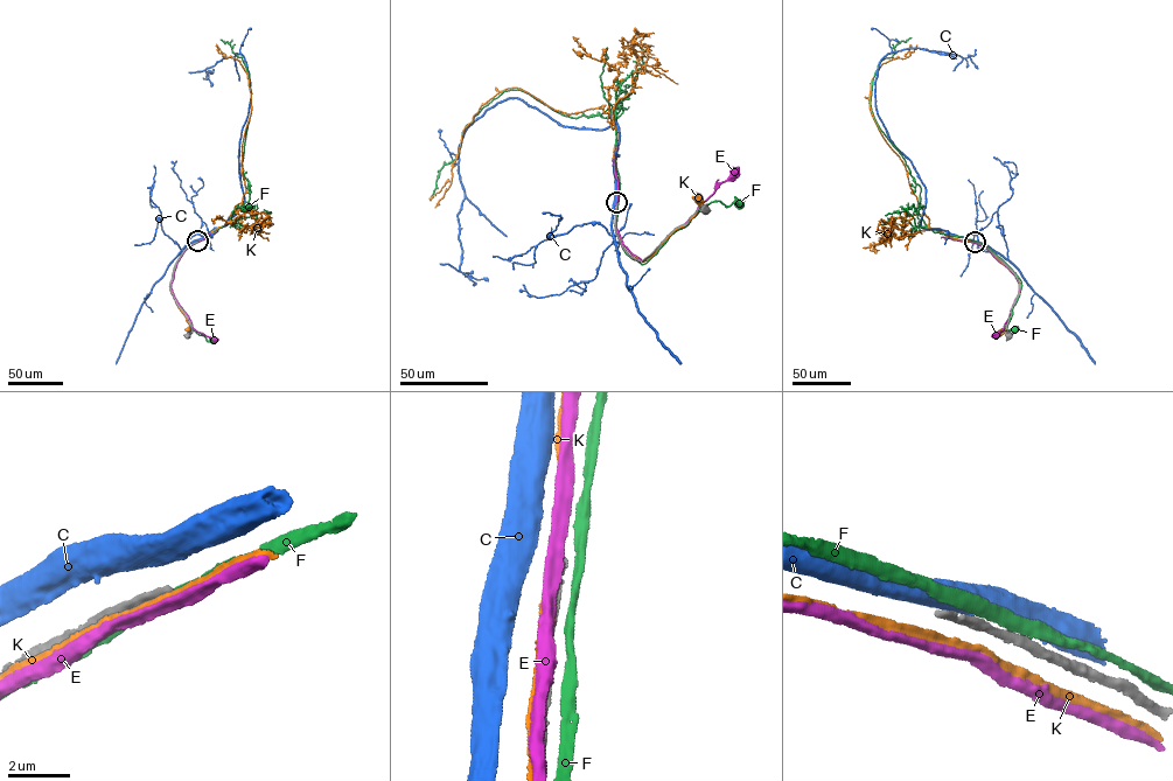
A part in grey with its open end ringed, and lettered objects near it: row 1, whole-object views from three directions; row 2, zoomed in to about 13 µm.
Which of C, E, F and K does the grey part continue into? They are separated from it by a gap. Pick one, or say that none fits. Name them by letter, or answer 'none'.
none

